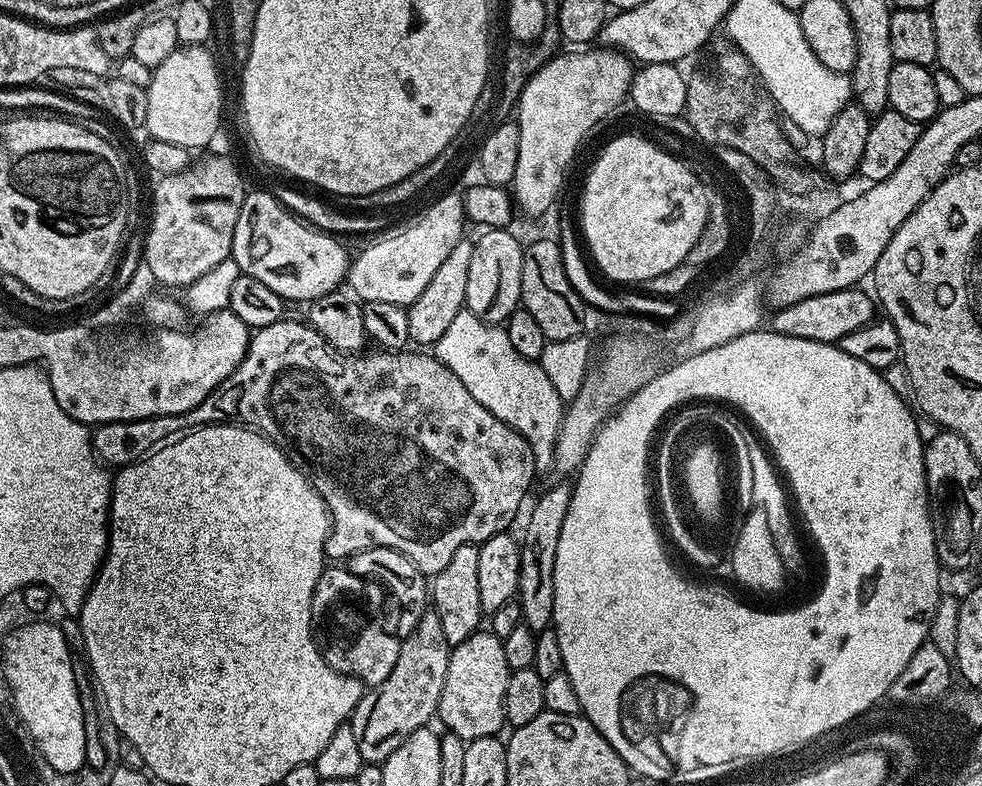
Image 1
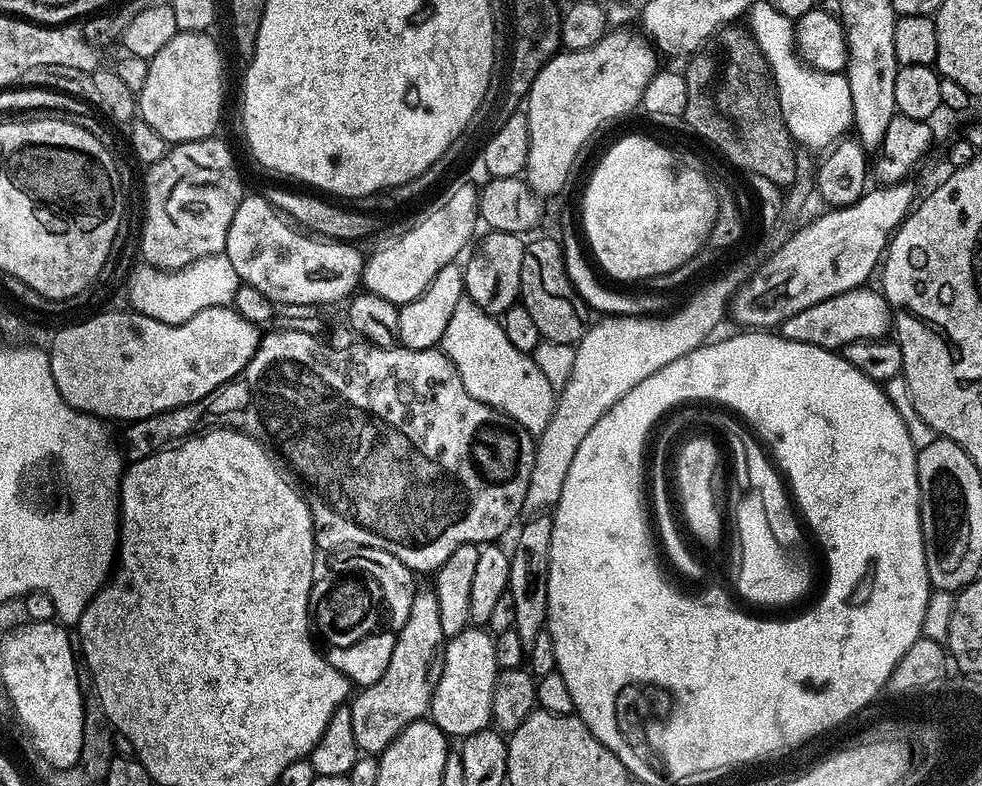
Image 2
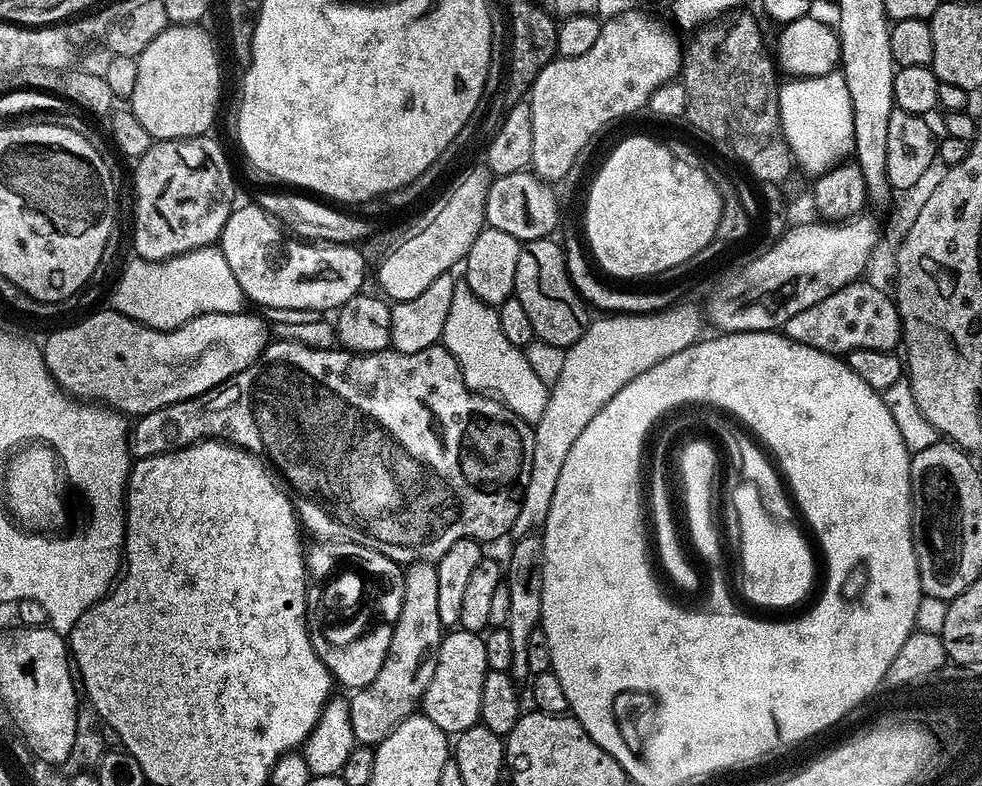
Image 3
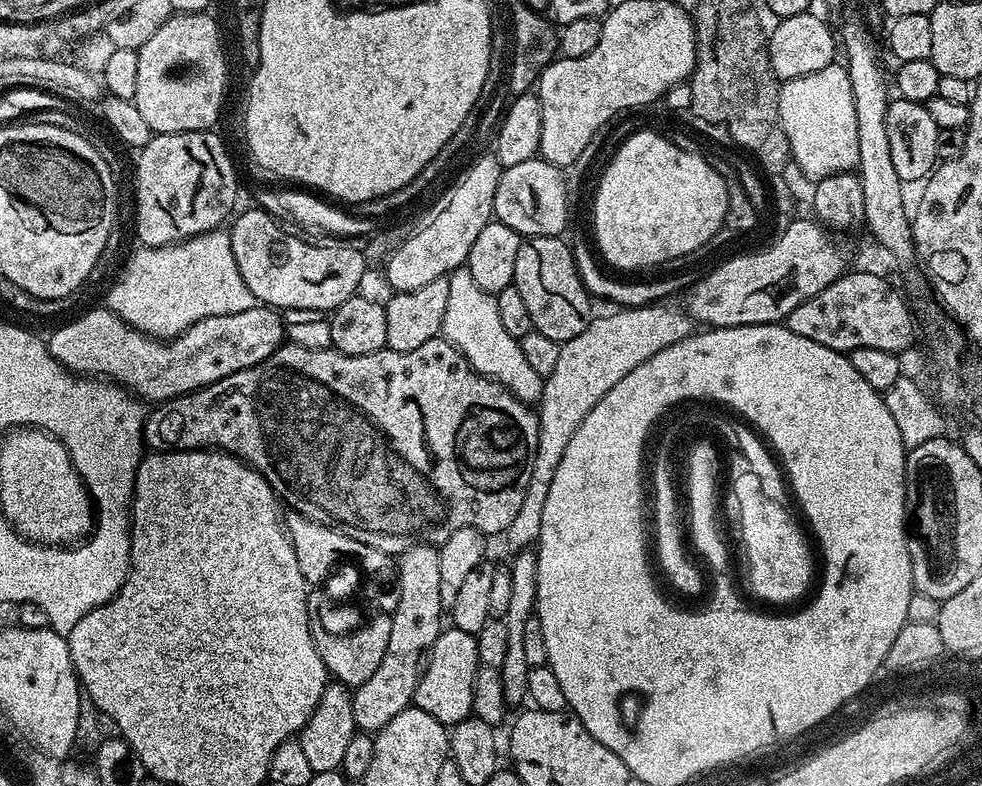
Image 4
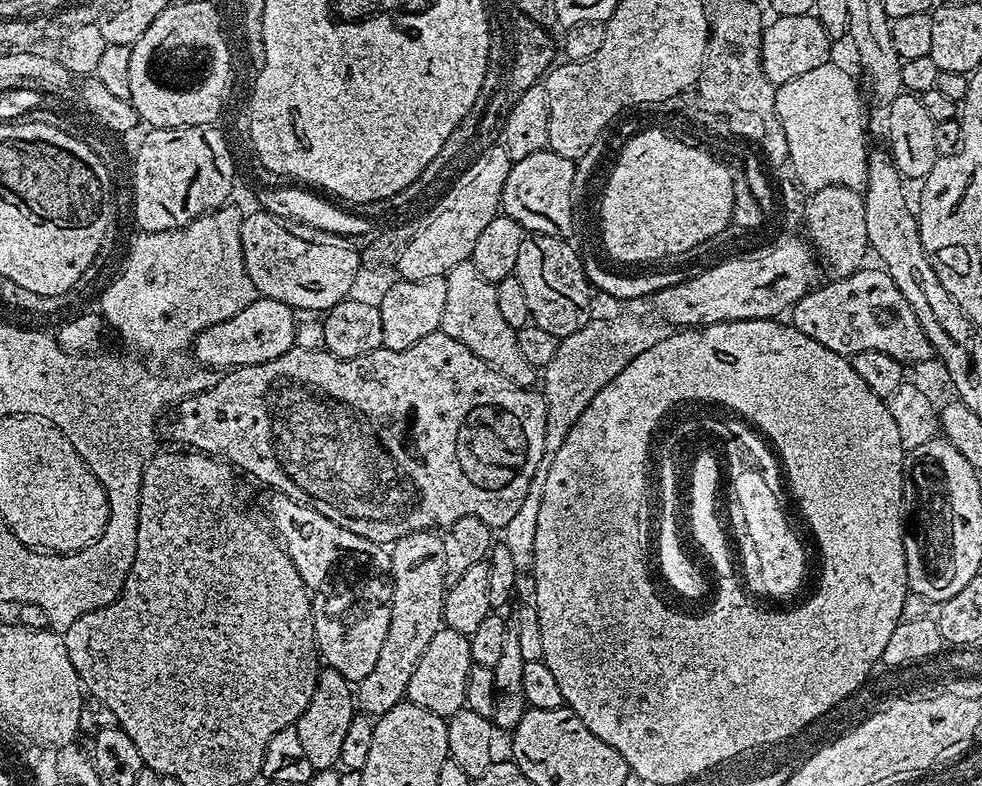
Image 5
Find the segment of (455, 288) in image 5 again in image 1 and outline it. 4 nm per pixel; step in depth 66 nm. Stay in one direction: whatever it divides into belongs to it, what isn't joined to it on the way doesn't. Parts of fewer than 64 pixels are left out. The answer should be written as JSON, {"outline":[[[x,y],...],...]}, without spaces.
{"outline":[[[461,310],[443,326],[444,333],[441,336],[439,333],[434,340],[435,358],[456,375],[468,395],[524,437],[531,455],[533,452],[540,460],[550,456],[556,431],[560,427],[562,401],[539,363],[522,358],[522,354],[510,346],[510,338],[503,327],[473,312]]]}

